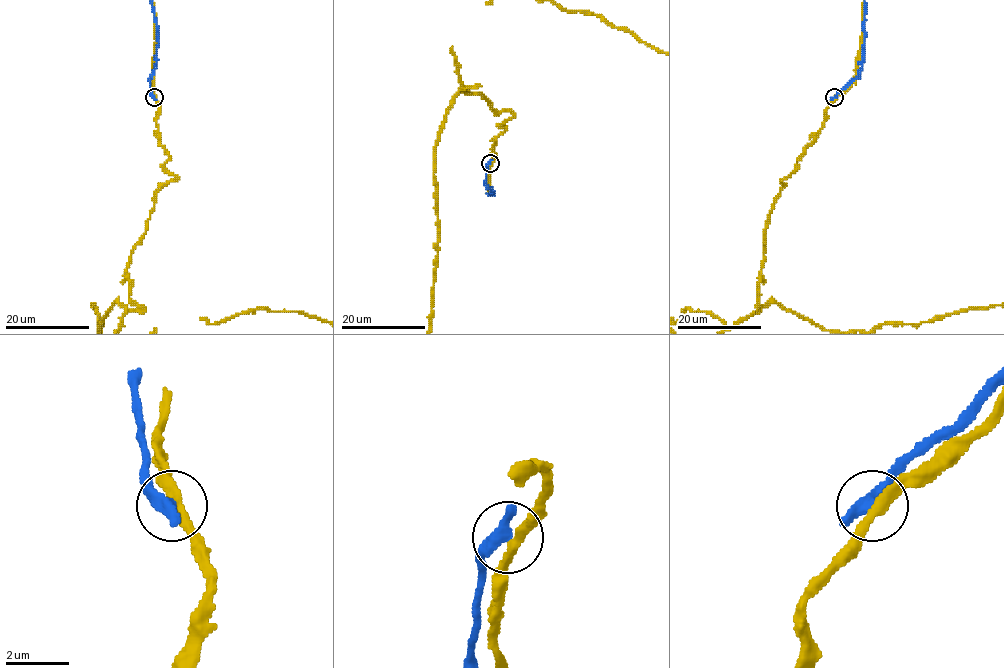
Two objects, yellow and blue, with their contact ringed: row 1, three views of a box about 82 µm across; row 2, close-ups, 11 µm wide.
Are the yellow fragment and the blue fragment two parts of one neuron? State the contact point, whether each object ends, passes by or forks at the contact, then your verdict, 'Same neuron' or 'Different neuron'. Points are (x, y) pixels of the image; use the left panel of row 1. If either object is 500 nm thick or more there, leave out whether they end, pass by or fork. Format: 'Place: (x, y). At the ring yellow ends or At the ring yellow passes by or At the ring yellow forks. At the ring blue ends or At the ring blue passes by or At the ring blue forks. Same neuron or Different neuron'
Place: (154, 97). Different neuron

